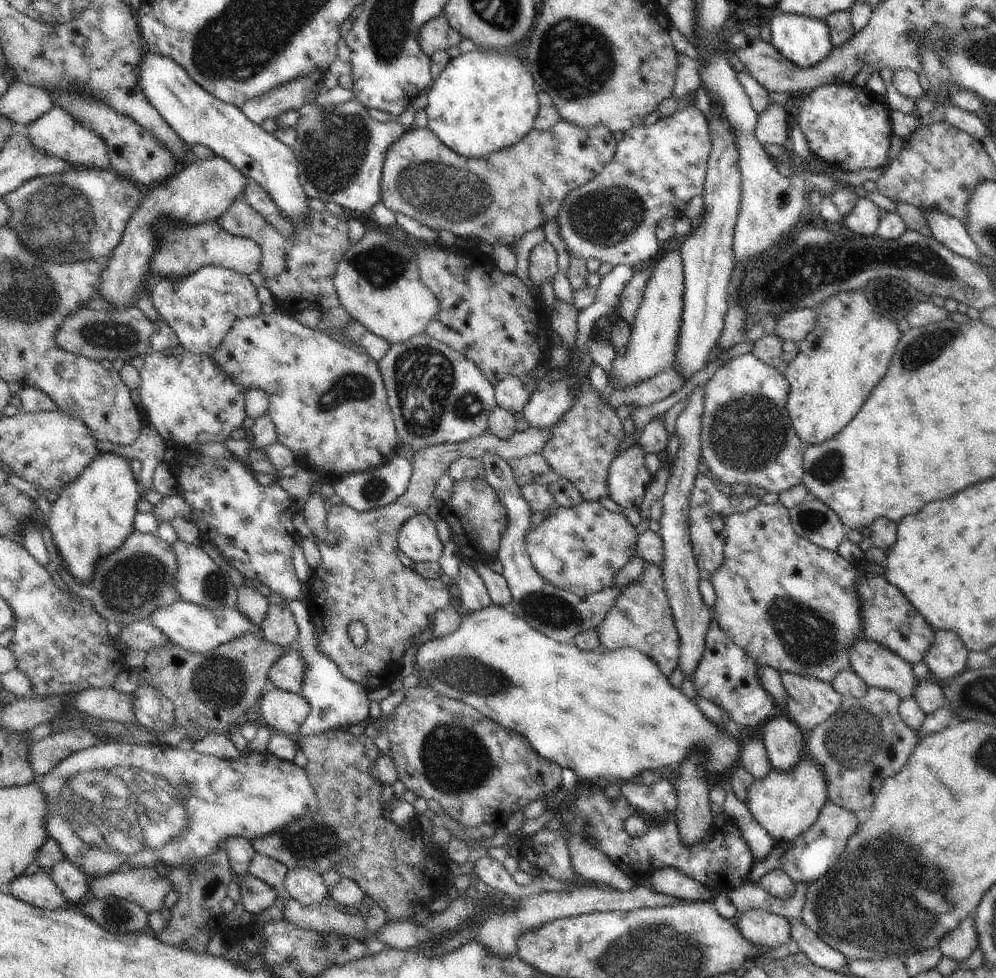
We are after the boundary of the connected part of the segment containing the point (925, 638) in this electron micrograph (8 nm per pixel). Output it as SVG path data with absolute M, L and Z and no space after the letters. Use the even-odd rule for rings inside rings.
M867 559L860 560L854 567L856 575L854 588L863 609L863 633L866 638L887 646L907 663L922 662L926 651L934 642L935 630L902 590L888 582L884 563L873 563Z

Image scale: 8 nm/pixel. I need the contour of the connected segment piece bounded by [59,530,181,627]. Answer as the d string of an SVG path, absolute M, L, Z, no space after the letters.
M136 530L129 534L124 546L121 546L116 552L103 558L97 562L95 567L95 573L93 581L86 585L79 585L74 577L67 572L63 566L63 561L59 556L59 560L62 564L61 576L62 580L69 586L74 594L84 598L85 600L91 600L92 606L95 611L110 622L117 622L119 627L126 626L134 621L144 621L153 613L157 608L172 604L181 598L177 595L175 590L175 572L177 571L177 560L173 547L164 539L161 539L157 533L146 534Z

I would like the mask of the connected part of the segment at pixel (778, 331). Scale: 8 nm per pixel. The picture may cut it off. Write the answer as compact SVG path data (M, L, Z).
M810 307L785 312L777 320L774 334L782 341L799 343L812 330L816 317L815 310Z

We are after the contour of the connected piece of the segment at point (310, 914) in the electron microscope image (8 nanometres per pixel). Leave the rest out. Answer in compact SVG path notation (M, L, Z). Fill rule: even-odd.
M292 897L283 902L282 914L305 931L334 931L364 941L366 921L361 914L350 915L322 903L304 906Z

